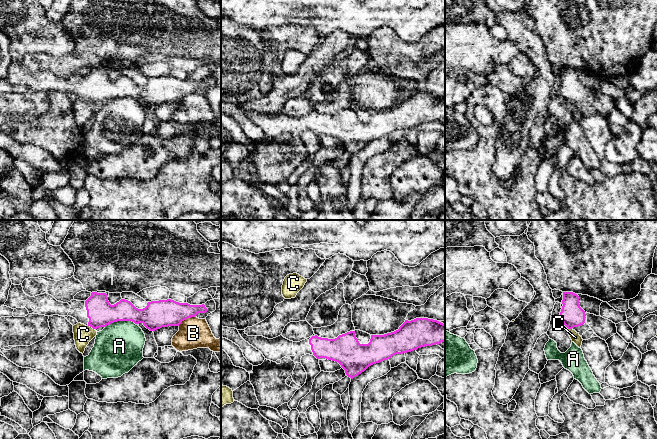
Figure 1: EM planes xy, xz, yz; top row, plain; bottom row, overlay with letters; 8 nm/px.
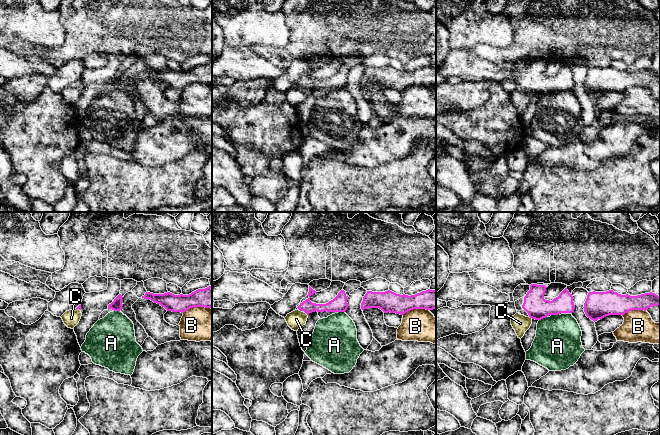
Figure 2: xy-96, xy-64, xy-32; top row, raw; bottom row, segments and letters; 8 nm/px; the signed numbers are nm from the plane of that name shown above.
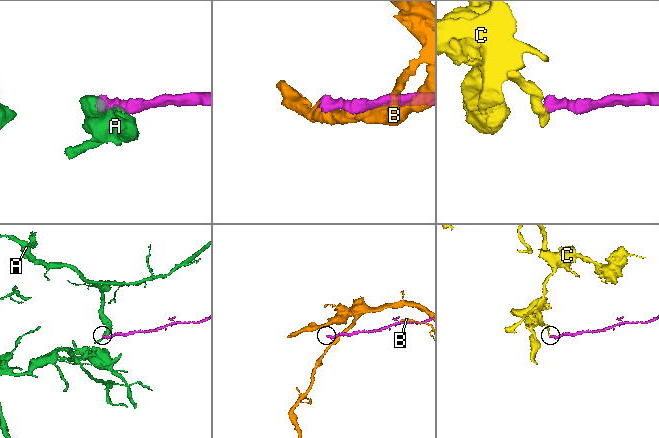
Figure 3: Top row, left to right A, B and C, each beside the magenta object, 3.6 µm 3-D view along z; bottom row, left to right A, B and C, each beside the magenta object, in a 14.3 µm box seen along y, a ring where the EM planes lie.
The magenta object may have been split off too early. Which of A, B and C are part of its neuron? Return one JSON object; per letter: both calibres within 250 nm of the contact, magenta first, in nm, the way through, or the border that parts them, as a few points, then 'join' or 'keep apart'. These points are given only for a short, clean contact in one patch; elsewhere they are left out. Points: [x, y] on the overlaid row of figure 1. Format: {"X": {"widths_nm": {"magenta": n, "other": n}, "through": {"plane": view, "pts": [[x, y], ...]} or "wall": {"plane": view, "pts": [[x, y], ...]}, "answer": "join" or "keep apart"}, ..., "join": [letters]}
{"A": {"widths_nm": {"magenta": 220, "other": 380}, "wall": {"plane": "xy", "pts": [[135, 323], [131, 321], [114, 321], [105, 327]]}, "answer": "keep apart"}, "B": {"widths_nm": {"magenta": 220, "other": 240}, "answer": "keep apart"}, "C": {"widths_nm": {"magenta": 220, "other": 150}, "wall": {"plane": "xy", "pts": [[88, 325], [94, 329]]}, "answer": "keep apart"}, "join": []}

